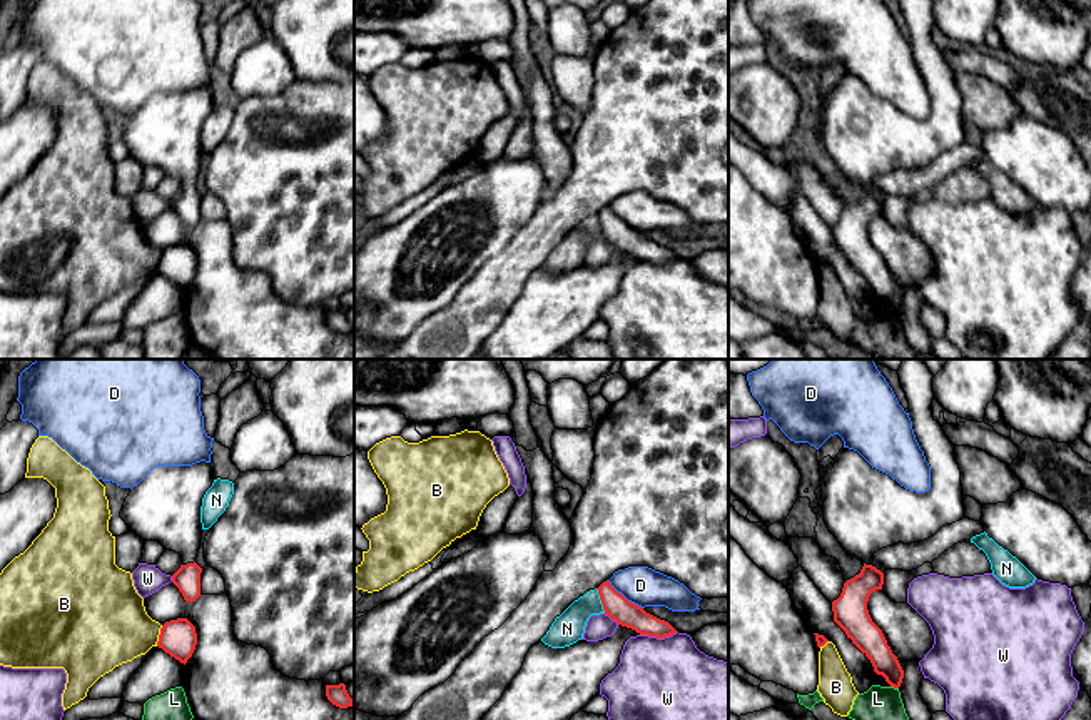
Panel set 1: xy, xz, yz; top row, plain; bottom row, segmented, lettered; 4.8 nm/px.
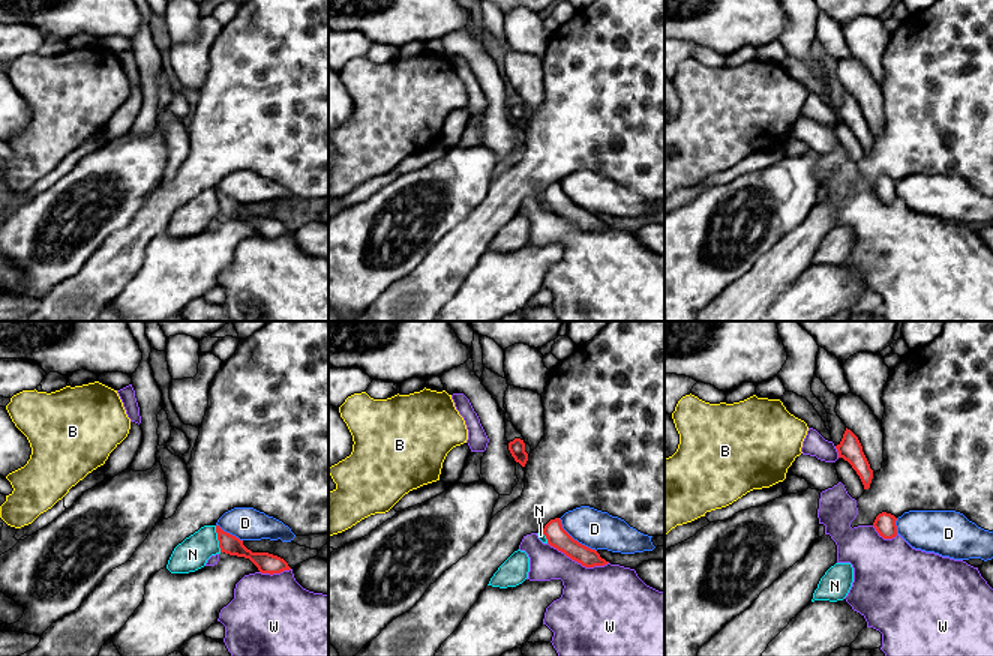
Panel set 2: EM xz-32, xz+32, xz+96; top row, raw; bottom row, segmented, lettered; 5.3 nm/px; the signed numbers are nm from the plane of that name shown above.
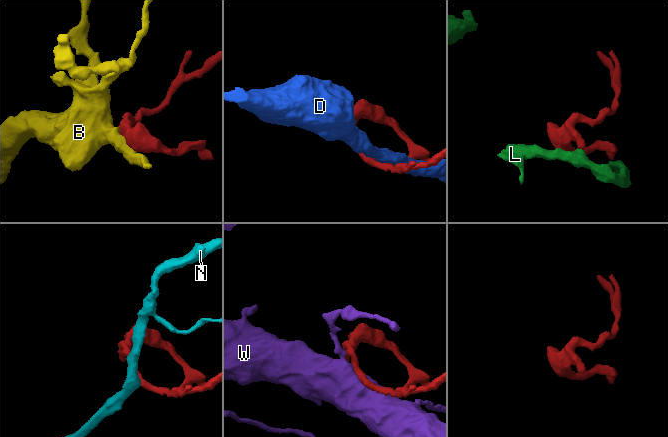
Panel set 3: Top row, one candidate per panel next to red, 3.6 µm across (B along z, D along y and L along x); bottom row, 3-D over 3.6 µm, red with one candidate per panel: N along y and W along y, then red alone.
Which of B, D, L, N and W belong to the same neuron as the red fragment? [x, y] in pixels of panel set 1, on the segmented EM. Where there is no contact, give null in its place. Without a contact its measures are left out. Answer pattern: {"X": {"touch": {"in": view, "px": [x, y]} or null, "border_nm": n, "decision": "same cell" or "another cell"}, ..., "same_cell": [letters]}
{"B": {"touch": {"in": "xy", "px": [159, 635]}, "border_nm": 110, "decision": "another cell"}, "D": {"touch": {"in": "xz", "px": [624, 597]}, "border_nm": 220, "decision": "another cell"}, "L": {"touch": {"in": "yz", "px": [894, 687]}, "border_nm": 40, "decision": "another cell"}, "N": {"touch": {"in": "xz", "px": [600, 598]}, "border_nm": 130, "decision": "another cell"}, "W": {"touch": {"in": "xz", "px": [659, 637]}, "border_nm": 180, "decision": "another cell"}, "same_cell": []}

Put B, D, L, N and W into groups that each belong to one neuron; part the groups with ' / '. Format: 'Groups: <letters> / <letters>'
Groups: B / D / L / N / W

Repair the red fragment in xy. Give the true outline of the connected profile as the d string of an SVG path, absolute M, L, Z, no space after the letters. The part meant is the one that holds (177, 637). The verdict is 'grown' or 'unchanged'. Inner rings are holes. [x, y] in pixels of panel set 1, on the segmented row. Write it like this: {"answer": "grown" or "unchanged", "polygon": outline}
{"answer": "unchanged", "polygon": "M187 618L170 620L162 625L157 646L180 663L187 663L195 650L195 645L195 626Z"}

